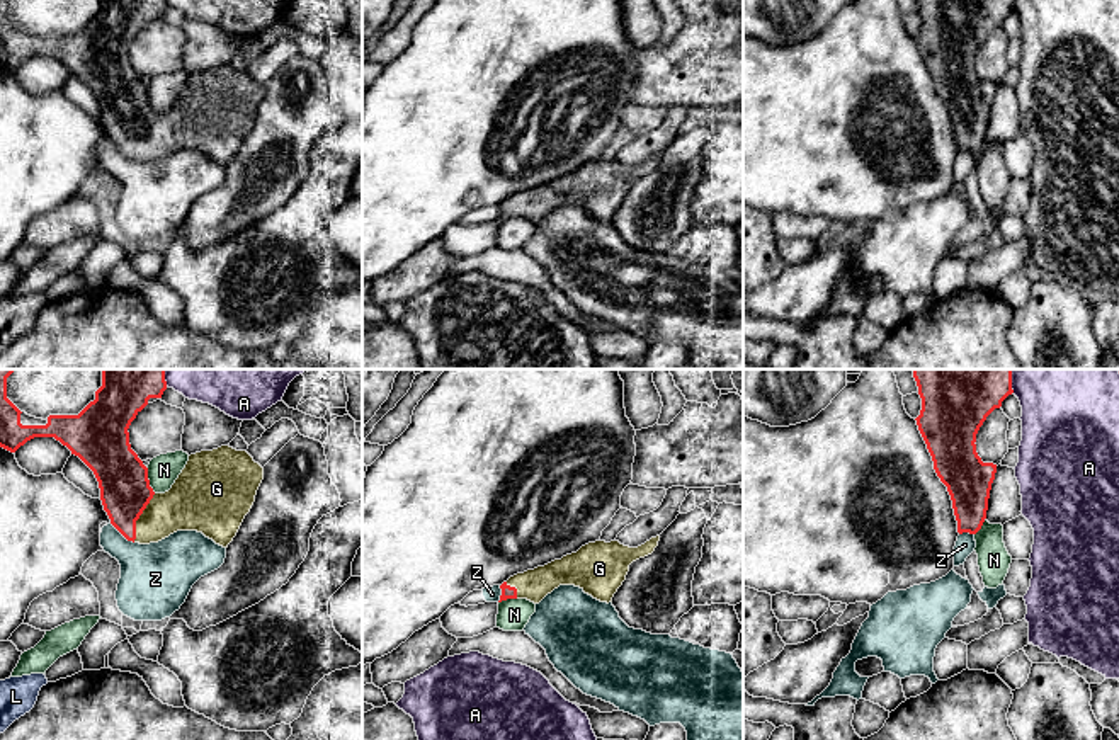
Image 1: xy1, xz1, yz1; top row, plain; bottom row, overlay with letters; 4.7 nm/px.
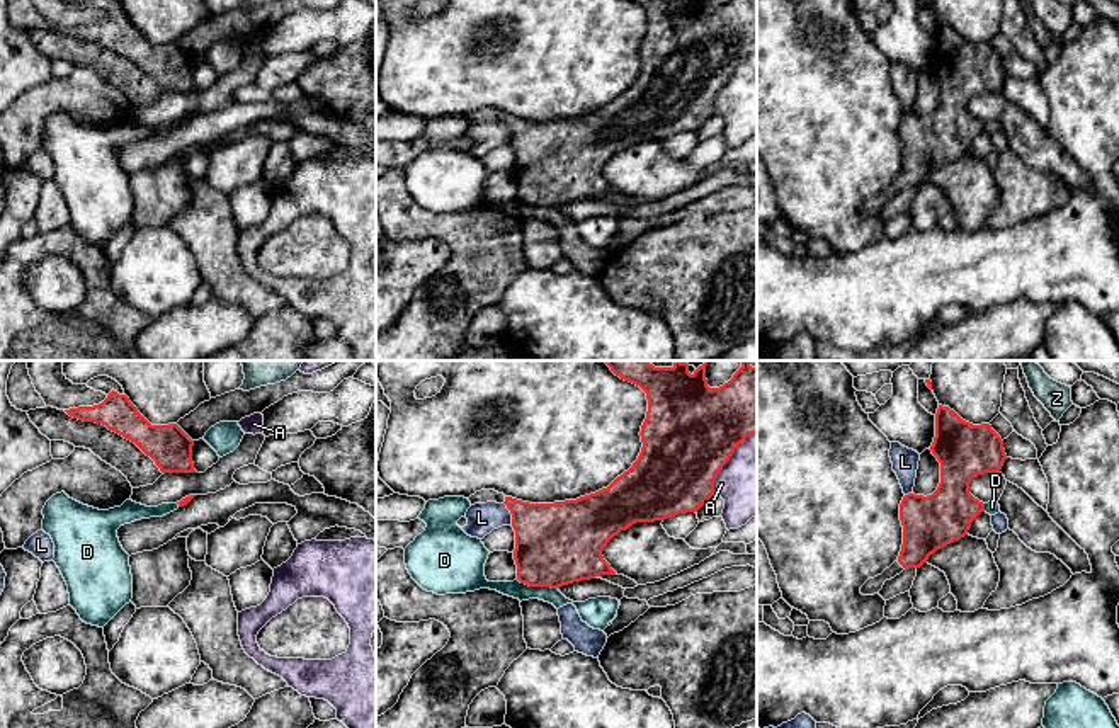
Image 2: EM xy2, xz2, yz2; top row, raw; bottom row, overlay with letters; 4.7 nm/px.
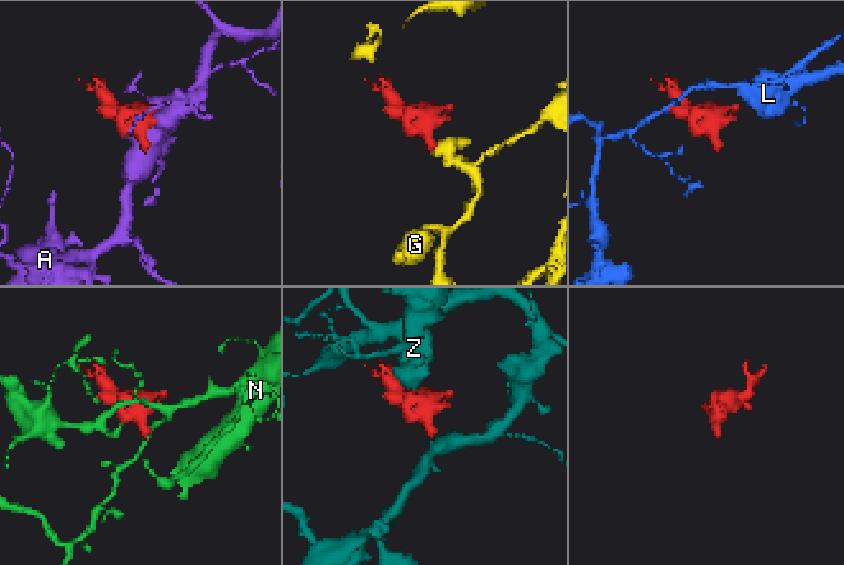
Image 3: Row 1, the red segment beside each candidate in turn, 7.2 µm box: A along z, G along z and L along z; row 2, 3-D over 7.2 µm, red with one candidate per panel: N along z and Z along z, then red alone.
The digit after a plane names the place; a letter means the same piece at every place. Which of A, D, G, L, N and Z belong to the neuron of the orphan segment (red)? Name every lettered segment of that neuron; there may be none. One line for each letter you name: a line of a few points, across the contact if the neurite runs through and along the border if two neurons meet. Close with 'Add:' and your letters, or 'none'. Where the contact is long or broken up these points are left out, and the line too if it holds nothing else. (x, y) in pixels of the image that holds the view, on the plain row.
G: line xy1 (123, 97), (126, 116), (138, 136), (159, 135), (189, 125)
Add: G

